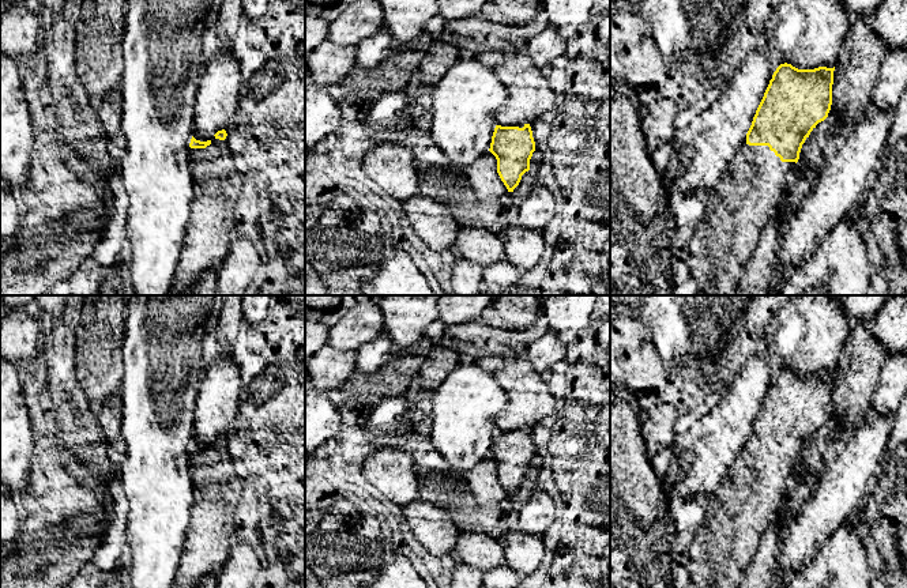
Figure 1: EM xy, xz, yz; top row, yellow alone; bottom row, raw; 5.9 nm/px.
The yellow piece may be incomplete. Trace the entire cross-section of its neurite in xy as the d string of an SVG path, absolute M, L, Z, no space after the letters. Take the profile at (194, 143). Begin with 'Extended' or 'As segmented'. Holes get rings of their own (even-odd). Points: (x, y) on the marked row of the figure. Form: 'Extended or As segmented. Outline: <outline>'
Extended. Outline: M218 131L214 136L214 140L207 142L192 136L189 143L193 199L170 295L187 295L208 271L218 272L236 237L234 207L242 181L226 146L226 131Z

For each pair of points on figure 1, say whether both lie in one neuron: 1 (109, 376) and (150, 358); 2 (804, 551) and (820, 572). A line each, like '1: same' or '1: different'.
1: different
2: different

